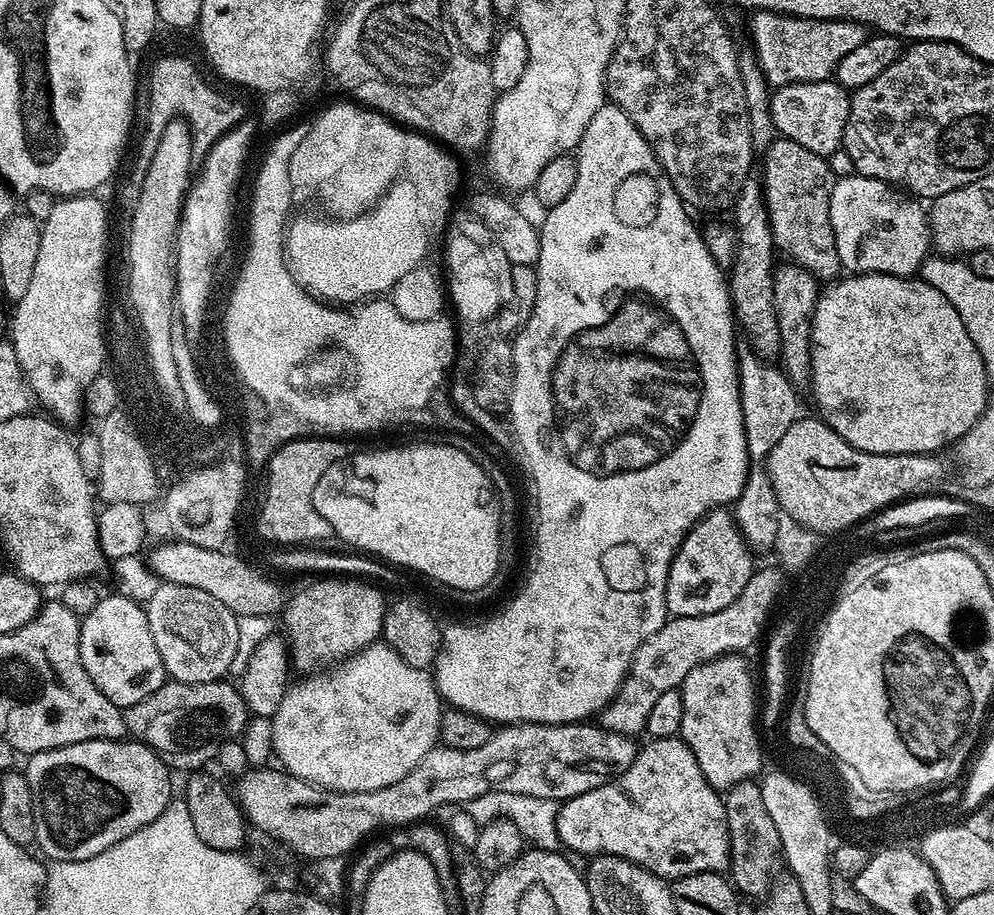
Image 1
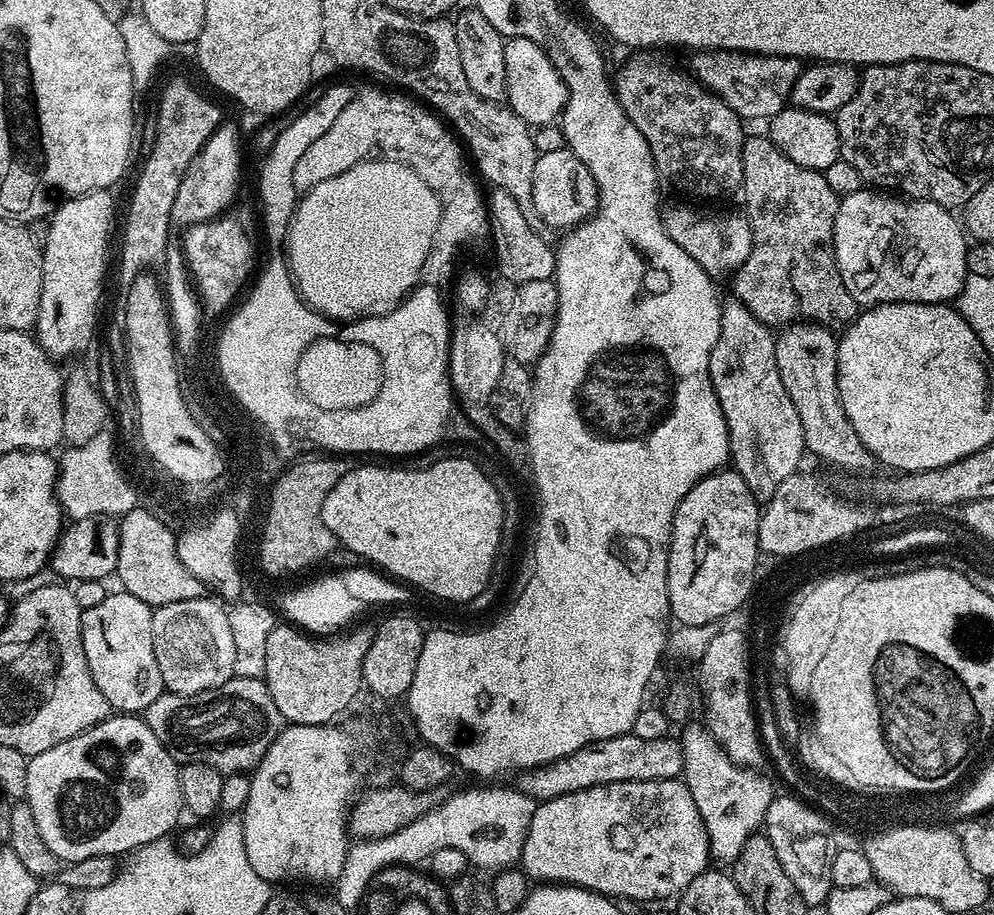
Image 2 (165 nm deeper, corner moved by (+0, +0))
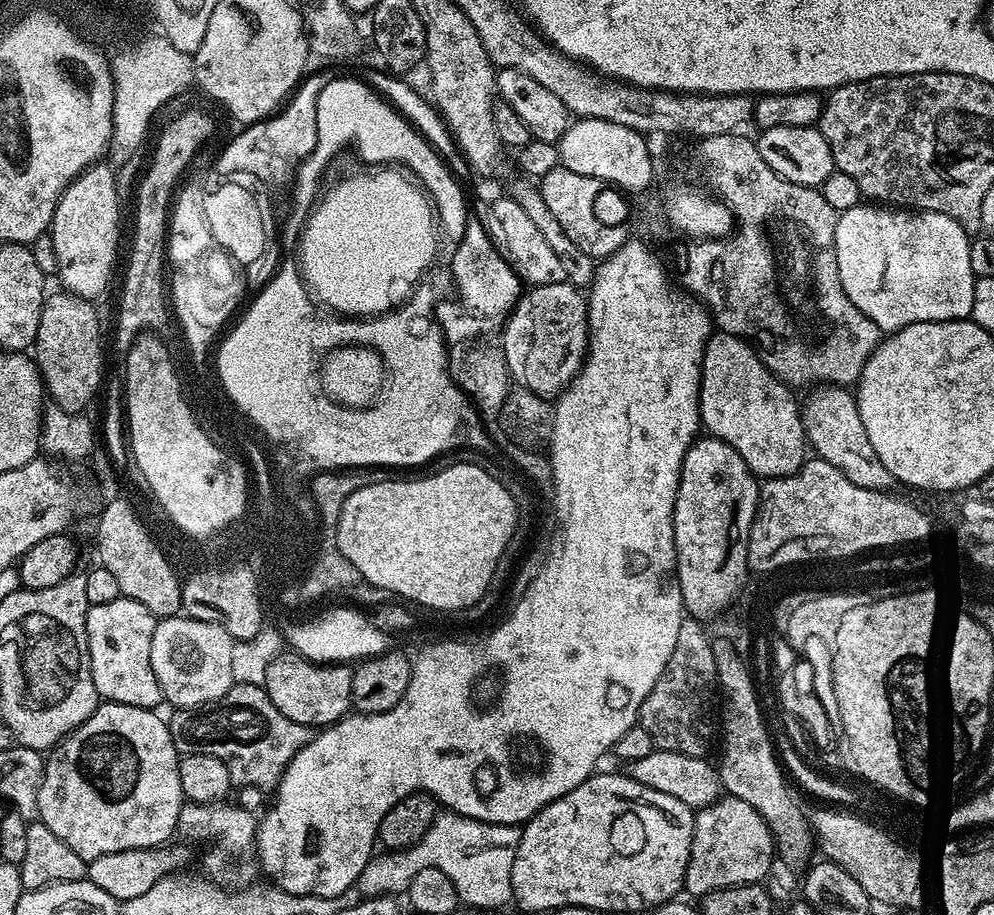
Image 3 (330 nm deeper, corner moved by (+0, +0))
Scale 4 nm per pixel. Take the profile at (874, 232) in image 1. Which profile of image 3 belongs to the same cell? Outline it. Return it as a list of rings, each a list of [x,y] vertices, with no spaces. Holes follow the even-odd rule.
[[[862,202],[850,210],[839,213],[836,217],[836,257],[838,258],[838,274],[842,278],[842,290],[846,290],[846,298],[866,314],[880,327],[881,333],[891,334],[899,328],[910,326],[914,322],[938,322],[939,320],[966,320],[972,315],[978,277],[972,272],[970,264],[970,246],[972,240],[967,236],[965,225],[959,224],[954,218],[937,212],[921,212],[919,210],[897,210],[892,206],[873,206],[871,203]]]

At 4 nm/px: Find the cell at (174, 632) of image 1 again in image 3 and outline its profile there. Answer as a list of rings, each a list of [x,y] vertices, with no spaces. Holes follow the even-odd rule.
[[[177,614],[157,619],[154,638],[150,642],[150,666],[158,678],[160,695],[172,703],[173,709],[196,708],[199,704],[214,702],[226,694],[233,686],[230,660],[234,639],[223,623],[215,624],[212,620],[195,620],[192,614]]]

